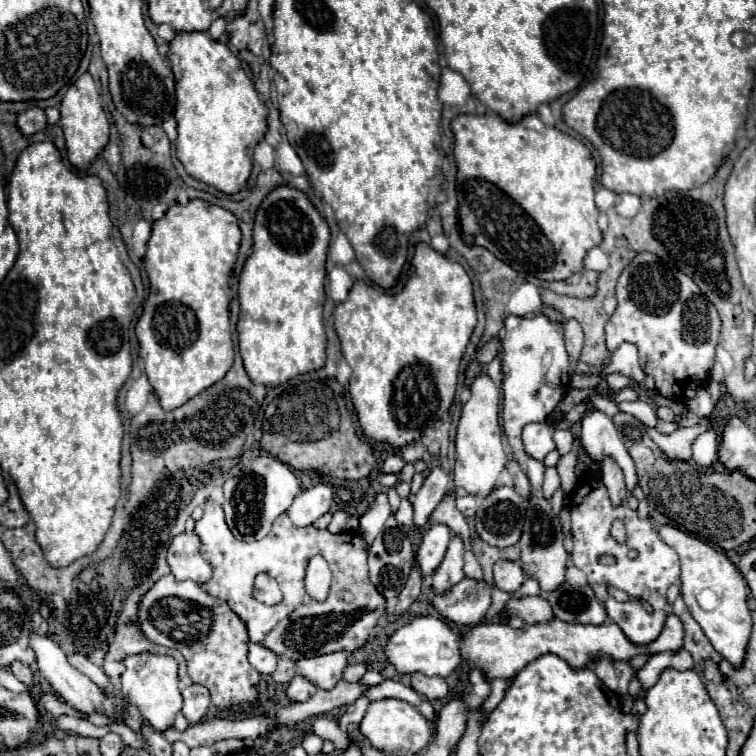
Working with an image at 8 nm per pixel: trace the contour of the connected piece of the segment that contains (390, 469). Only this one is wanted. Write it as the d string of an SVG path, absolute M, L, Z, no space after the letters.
M390 455L390 457L382 463L382 471L384 471L384 473L400 473L402 465L404 465L404 461L402 461L400 457Z

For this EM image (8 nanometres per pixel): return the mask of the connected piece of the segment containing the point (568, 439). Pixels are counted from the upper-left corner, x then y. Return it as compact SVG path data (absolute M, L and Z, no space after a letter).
M554 431L554 443L556 443L556 451L560 455L566 455L572 449L574 435L570 431Z

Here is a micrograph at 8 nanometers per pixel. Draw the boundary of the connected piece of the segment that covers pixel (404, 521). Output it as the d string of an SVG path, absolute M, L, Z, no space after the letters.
M407 498L402 499L401 503L402 505L395 513L395 519L405 527L410 527L413 525L413 507Z

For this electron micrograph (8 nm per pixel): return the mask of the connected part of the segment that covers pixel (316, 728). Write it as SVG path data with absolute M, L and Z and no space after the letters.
M326 715L312 717L312 719L310 719L310 727L312 727L312 731L314 731L316 735L320 735L322 739L332 741L338 749L346 747L346 745L348 745L348 741L350 741L350 739L340 731L340 727L338 727L332 719L328 719Z

